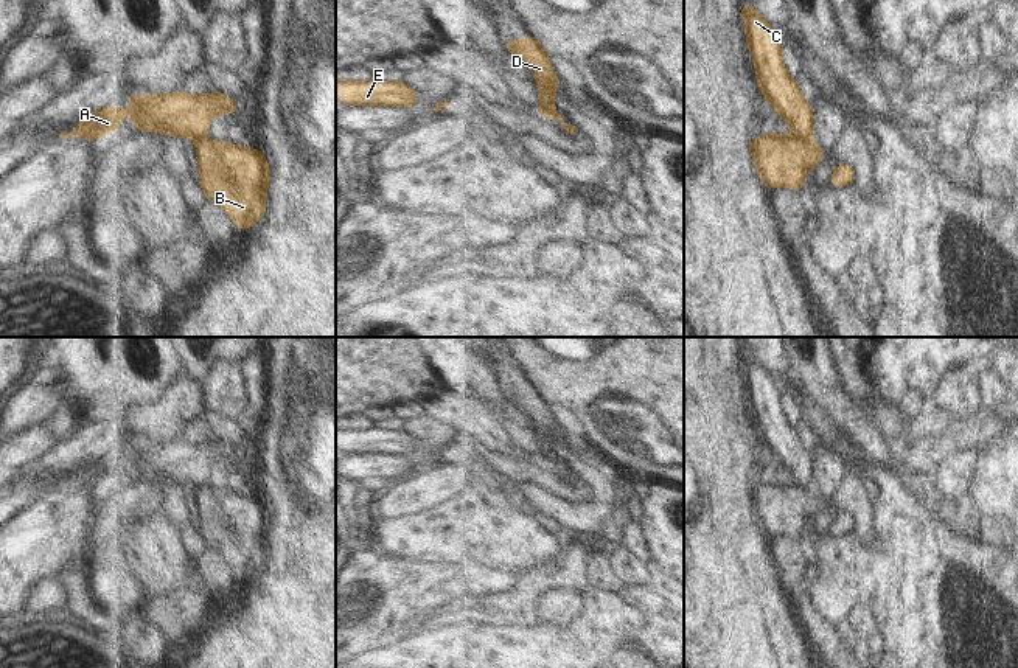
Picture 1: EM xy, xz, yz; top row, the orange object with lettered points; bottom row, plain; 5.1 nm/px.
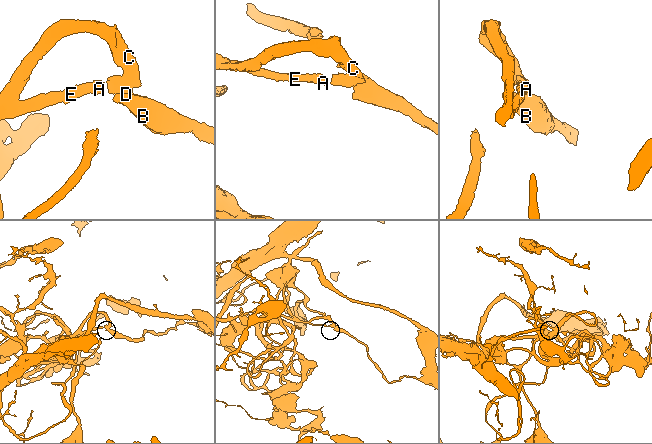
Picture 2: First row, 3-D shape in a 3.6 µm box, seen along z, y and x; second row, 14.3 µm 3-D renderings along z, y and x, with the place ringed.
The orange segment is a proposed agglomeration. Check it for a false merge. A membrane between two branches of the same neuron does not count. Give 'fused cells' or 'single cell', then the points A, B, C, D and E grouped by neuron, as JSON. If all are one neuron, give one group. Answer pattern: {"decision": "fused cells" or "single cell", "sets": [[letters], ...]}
{"decision": "fused cells", "sets": [["A", "C", "E"], ["B", "D"]]}

